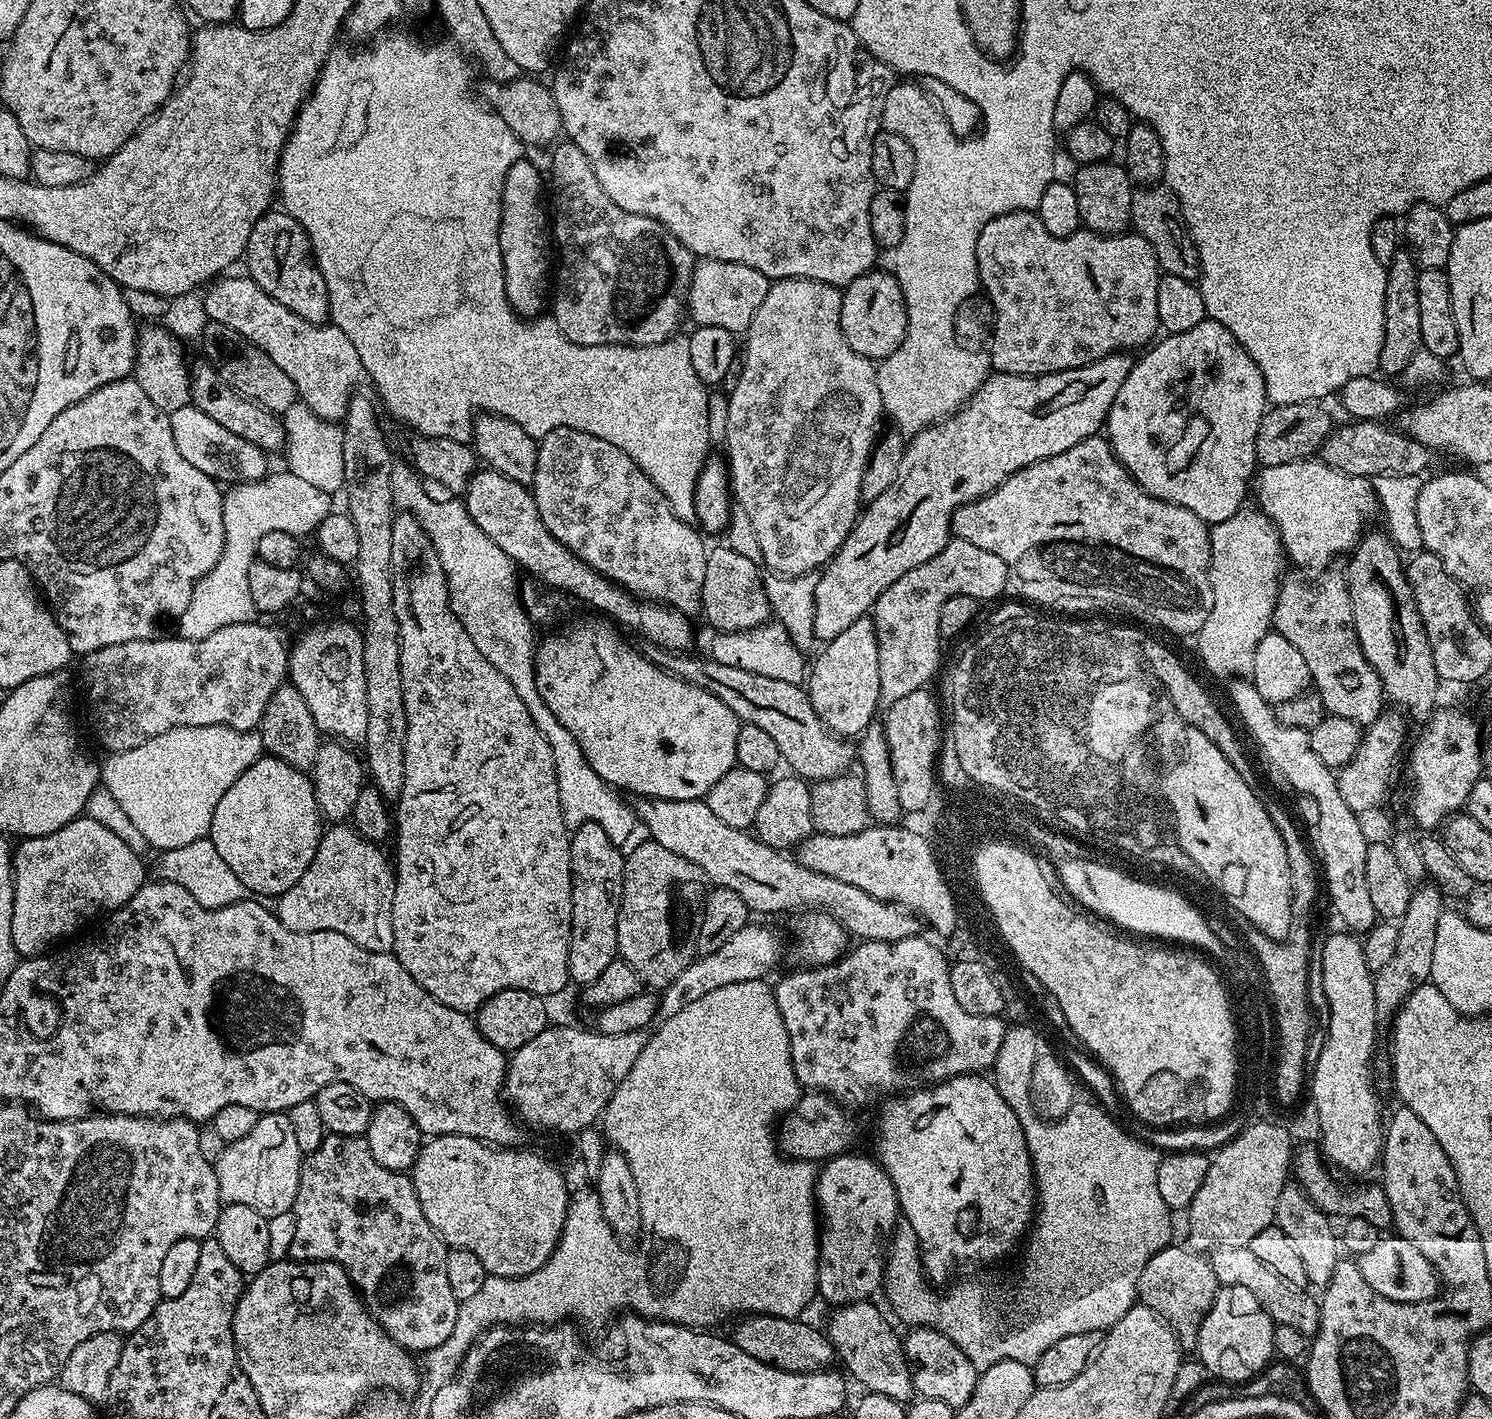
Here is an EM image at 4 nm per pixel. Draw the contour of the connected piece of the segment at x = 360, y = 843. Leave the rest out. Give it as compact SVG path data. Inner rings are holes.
M347 823L325 827L306 874L275 901L274 911L282 926L295 932L334 930L334 934L346 934L362 950L392 952L396 874L389 857L384 857L384 850L359 836Z

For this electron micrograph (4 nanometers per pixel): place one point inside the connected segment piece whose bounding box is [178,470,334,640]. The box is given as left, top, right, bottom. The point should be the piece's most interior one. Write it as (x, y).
(283, 501)

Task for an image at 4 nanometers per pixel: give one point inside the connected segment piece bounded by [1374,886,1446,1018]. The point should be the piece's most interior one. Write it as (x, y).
(1410, 967)

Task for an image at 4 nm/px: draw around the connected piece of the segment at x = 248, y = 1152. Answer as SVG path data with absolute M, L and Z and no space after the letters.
M282 1112L263 1113L260 1120L254 1122L254 1130L250 1130L250 1134L246 1134L242 1138L238 1138L238 1142L225 1144L222 1158L216 1160L214 1167L221 1201L224 1204L250 1206L250 1210L258 1210L258 1214L267 1217L291 1212L298 1194L301 1163L302 1154L298 1150L294 1126L290 1126L290 1118Z

